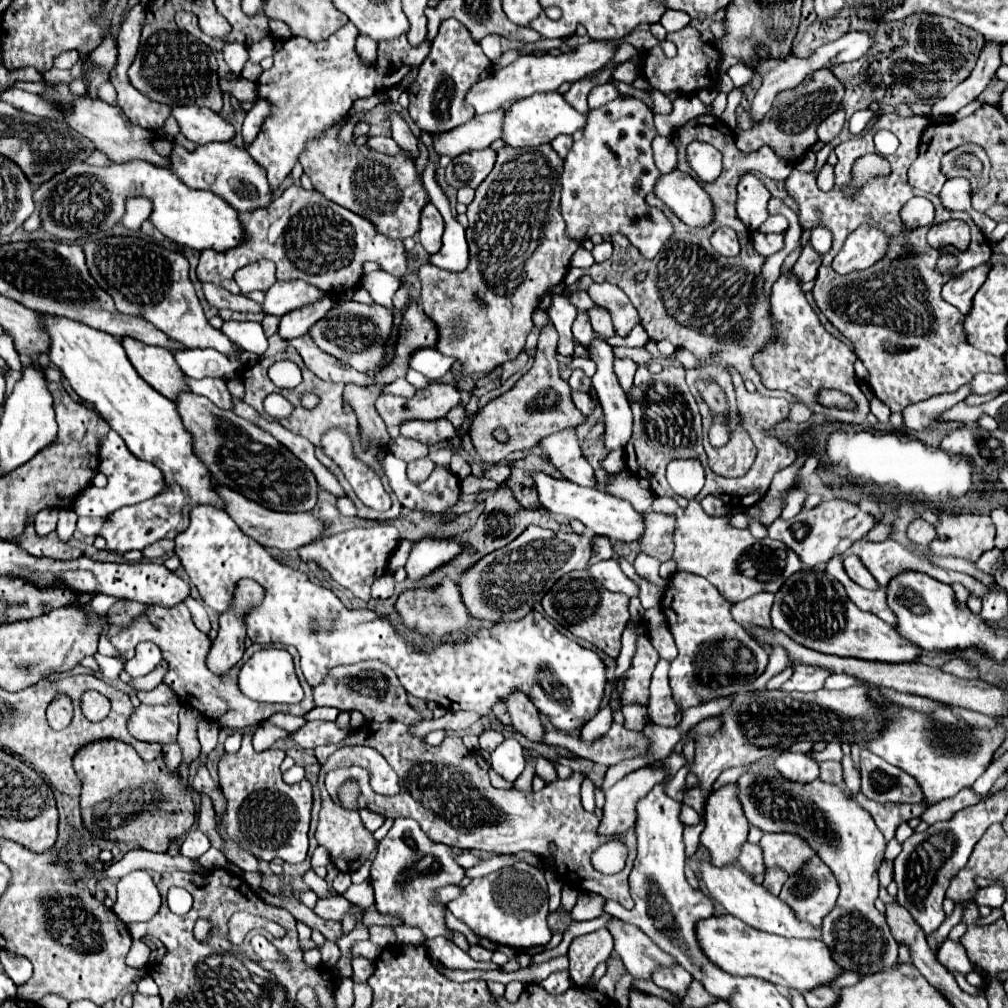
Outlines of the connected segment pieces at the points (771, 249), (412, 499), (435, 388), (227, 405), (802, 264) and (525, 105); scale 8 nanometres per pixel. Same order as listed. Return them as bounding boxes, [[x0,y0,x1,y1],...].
[[752,233,784,257],[380,449,460,521],[376,383,460,425],[186,377,234,411],[792,243,822,281],[504,91,588,147]]

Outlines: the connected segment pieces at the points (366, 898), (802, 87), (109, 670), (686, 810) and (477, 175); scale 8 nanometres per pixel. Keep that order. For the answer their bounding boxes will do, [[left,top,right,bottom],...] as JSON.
[[344,881,374,909],[750,69,844,163],[94,653,124,679],[680,805,700,825],[446,149,496,189]]

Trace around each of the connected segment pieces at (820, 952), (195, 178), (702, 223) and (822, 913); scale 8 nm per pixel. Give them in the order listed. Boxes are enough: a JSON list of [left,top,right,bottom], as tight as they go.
[[696,915,844,993],[170,143,272,211],[654,173,714,227],[780,855,838,925]]

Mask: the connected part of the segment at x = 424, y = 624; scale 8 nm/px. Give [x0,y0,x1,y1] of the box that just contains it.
[396,579,468,637]

